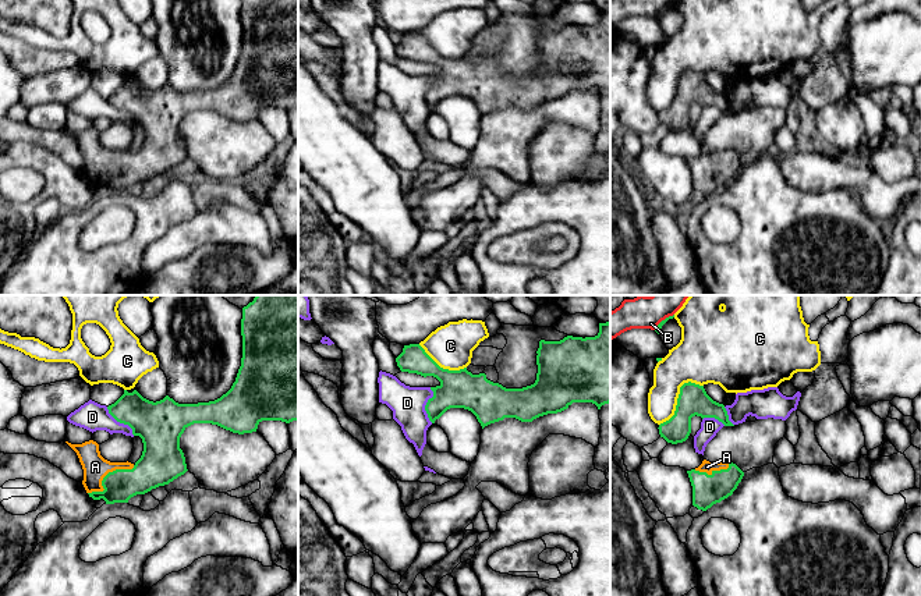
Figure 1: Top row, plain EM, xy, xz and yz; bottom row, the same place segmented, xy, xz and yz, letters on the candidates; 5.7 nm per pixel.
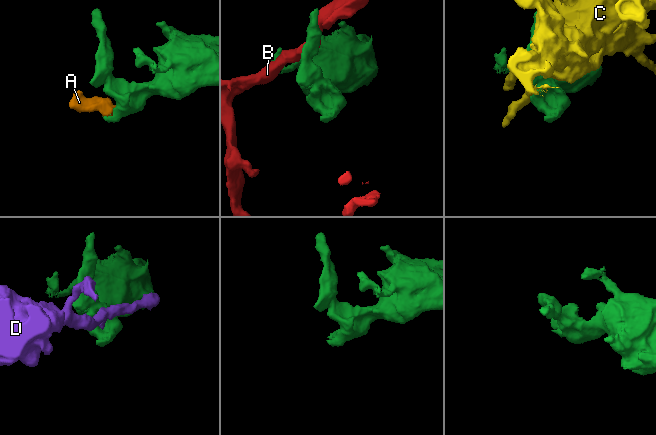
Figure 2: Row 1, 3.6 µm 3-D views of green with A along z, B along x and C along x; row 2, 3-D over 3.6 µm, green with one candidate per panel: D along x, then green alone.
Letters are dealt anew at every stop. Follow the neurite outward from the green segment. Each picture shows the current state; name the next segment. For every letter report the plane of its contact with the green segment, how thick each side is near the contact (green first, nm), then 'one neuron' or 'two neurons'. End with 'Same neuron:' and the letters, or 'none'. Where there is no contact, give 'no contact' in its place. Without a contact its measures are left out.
A: xy | 190/150 nm | one neuron
B: yz | 30/190 nm | two neurons
C: yz | 180/280 nm | two neurons
D: xz | 220/190 nm | two neurons
Same neuron: A

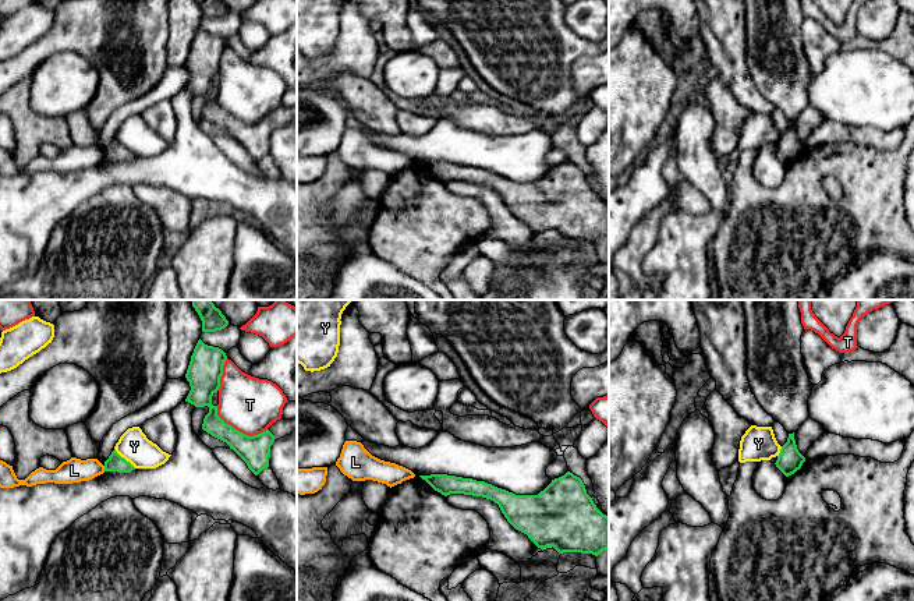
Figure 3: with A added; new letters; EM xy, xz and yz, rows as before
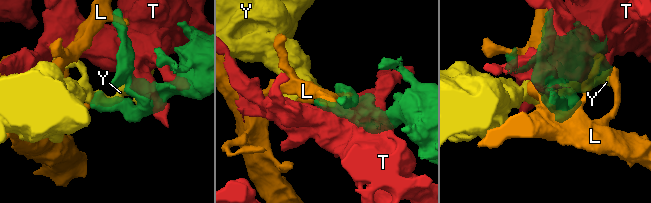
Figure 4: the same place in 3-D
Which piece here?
L: xy | 100/140 nm | two neurons
T: xy | 180/320 nm | two neurons
Y: xy | 100/180 nm | two neurons
Same neuron: none

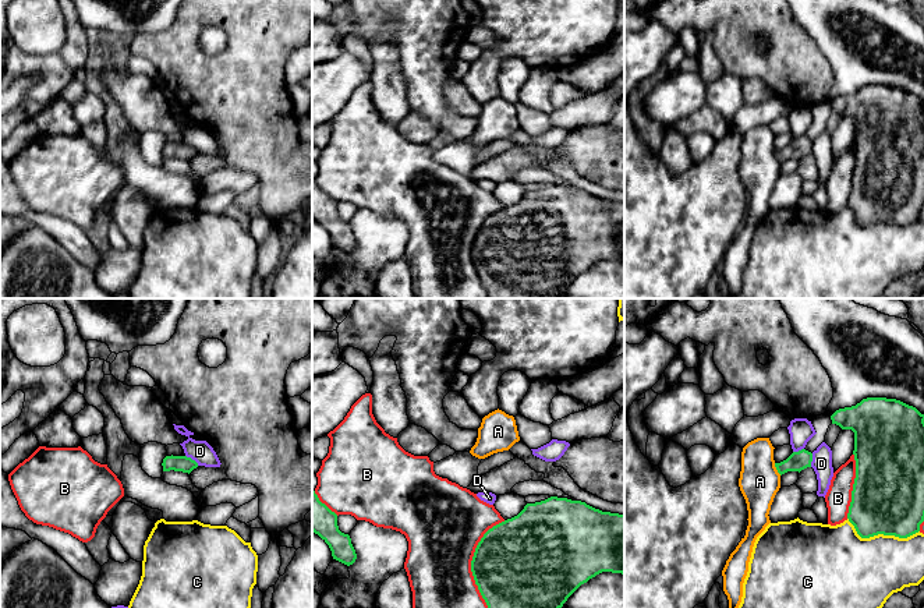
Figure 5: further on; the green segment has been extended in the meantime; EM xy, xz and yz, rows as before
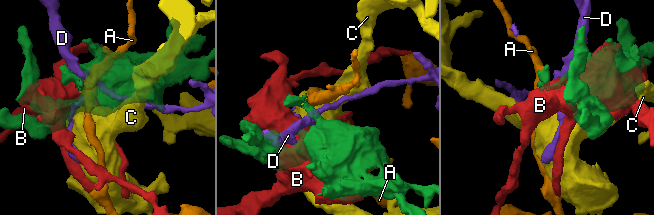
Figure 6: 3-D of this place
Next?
A: yz | 110/240 nm | two neurons
B: xz | 500/440 nm | two neurons
C: yz | 420/400 nm | two neurons
D: xy | 100/130 nm | two neurons
Same neuron: none

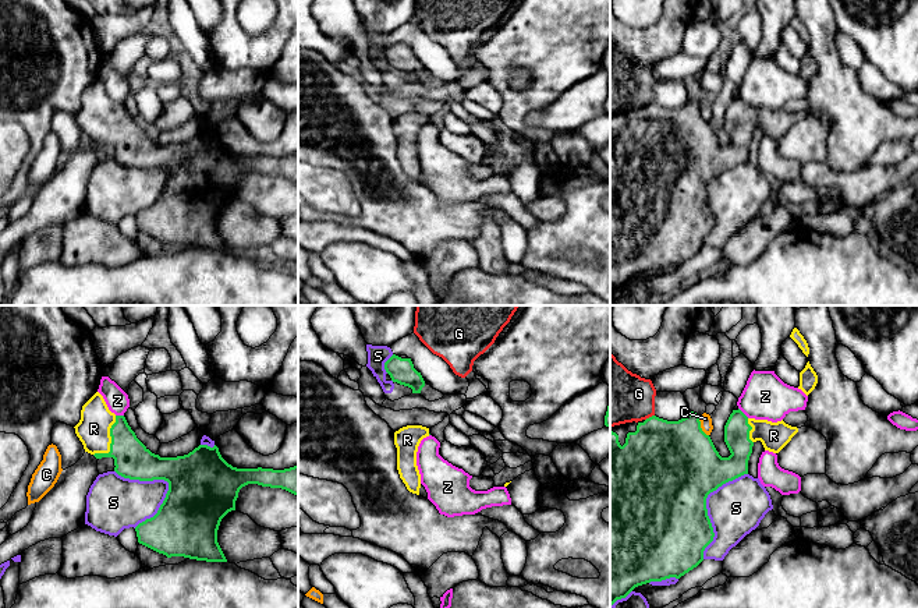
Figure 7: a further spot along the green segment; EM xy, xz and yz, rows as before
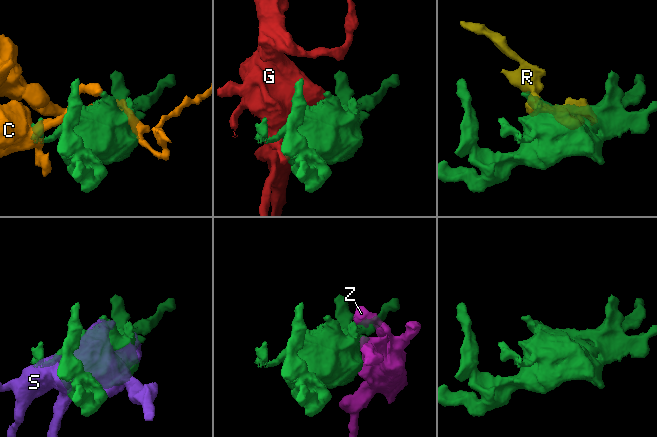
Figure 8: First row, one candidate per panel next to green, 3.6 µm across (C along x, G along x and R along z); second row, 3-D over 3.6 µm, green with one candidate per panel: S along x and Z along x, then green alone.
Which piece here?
C: yz | 480/70 nm | two neurons
G: yz | 440/340 nm | two neurons
R: xy | 220/190 nm | one neuron
S: xy | 400/260 nm | two neurons
Z: yz | 140/260 nm | two neurons
Same neuron: R

